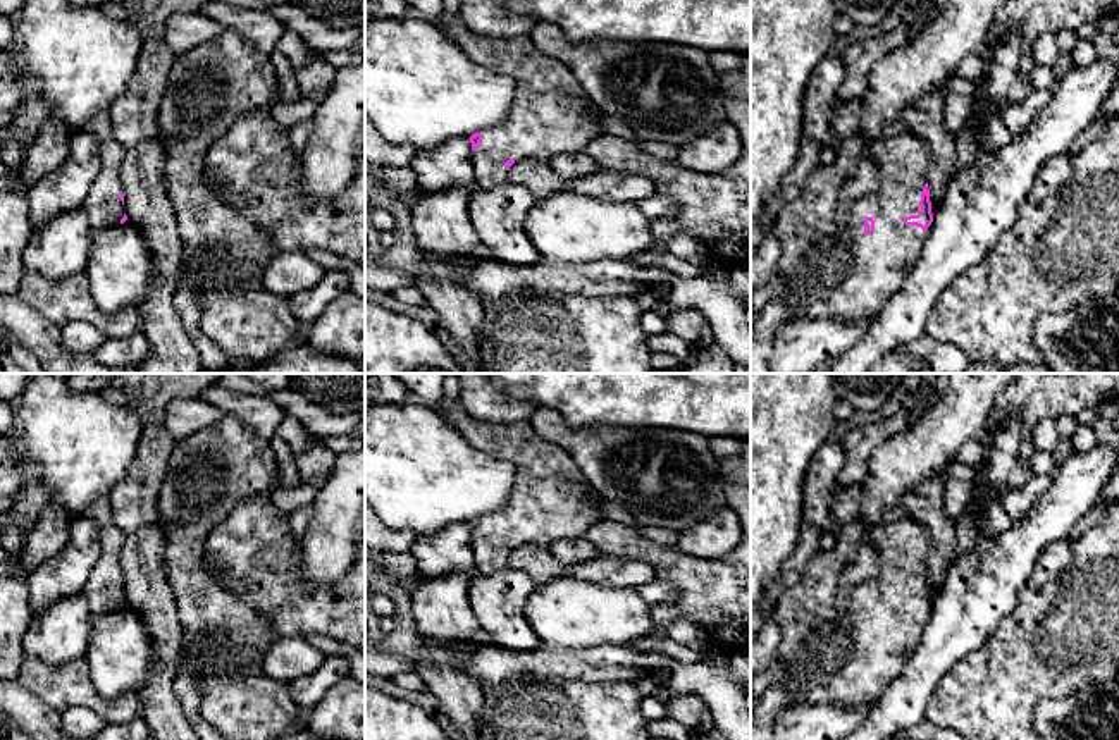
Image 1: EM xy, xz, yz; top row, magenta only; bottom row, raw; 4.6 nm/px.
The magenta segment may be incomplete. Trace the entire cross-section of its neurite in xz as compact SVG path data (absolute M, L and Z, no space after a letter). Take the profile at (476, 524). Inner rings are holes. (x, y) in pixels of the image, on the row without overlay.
M454 373L444 379L437 410L473 447L515 465L510 499L470 521L479 573L506 568L515 547L549 547L558 539L580 539L604 520L603 497L577 463L556 444L535 437L529 420L487 423L472 418L461 406Z

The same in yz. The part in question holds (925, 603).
M900 513L878 527L859 518L844 525L835 539L835 547L818 551L799 583L778 595L771 614L782 628L778 663L801 688L797 706L873 706L916 652L933 607L928 575L931 532L912 516ZM866 540L880 552L880 575L849 590L844 621L835 606L838 580Z

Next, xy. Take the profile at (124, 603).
M108 496L93 501L86 509L86 516L96 523L102 542L100 558L83 589L90 614L96 620L127 606L119 564L124 533L112 521Z

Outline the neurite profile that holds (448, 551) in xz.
M454 523L432 535L418 535L411 554L425 578L442 578L449 573L468 573L472 578L479 575L470 523Z

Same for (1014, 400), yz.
M1021 373L998 394L985 435L1012 415L1023 415L1035 425L1109 401L1119 401L1119 373Z

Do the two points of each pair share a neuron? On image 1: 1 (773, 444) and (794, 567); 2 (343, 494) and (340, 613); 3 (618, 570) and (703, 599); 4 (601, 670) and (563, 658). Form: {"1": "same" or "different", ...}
{"1": "different", "2": "different", "3": "different", "4": "same"}

